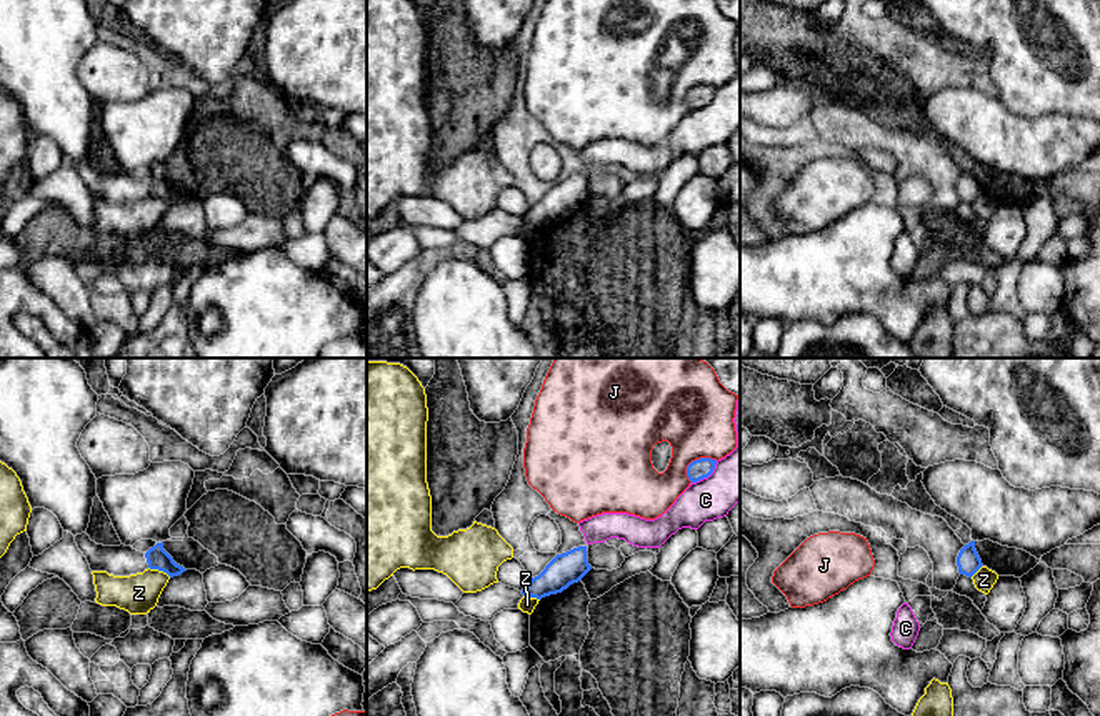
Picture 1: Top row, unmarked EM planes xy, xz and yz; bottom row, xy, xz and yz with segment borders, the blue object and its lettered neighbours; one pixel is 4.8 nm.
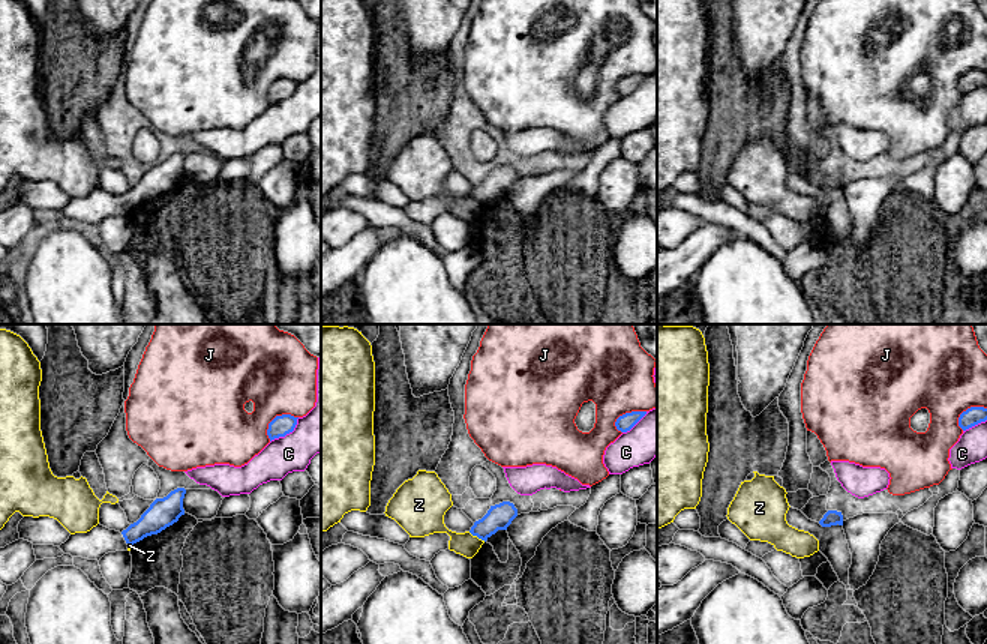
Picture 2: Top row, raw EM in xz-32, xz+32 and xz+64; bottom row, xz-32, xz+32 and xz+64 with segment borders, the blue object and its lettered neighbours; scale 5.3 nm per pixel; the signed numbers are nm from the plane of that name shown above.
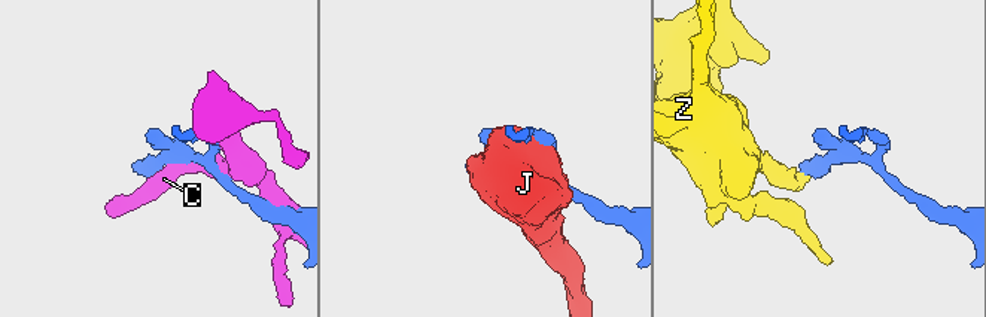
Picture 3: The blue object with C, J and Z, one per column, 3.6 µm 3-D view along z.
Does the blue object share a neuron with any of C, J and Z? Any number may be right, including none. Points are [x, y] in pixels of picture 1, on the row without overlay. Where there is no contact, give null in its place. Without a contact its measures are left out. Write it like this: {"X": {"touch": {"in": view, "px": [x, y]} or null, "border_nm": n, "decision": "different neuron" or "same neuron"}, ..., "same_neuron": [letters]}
{"C": {"touch": {"in": "xz", "px": [707, 104]}, "border_nm": 170, "decision": "different neuron"}, "J": {"touch": {"in": "xz", "px": [695, 87]}, "border_nm": 180, "decision": "different neuron"}, "Z": {"touch": {"in": "xy", "px": [160, 197]}, "border_nm": 120, "decision": "different neuron"}, "same_neuron": []}

